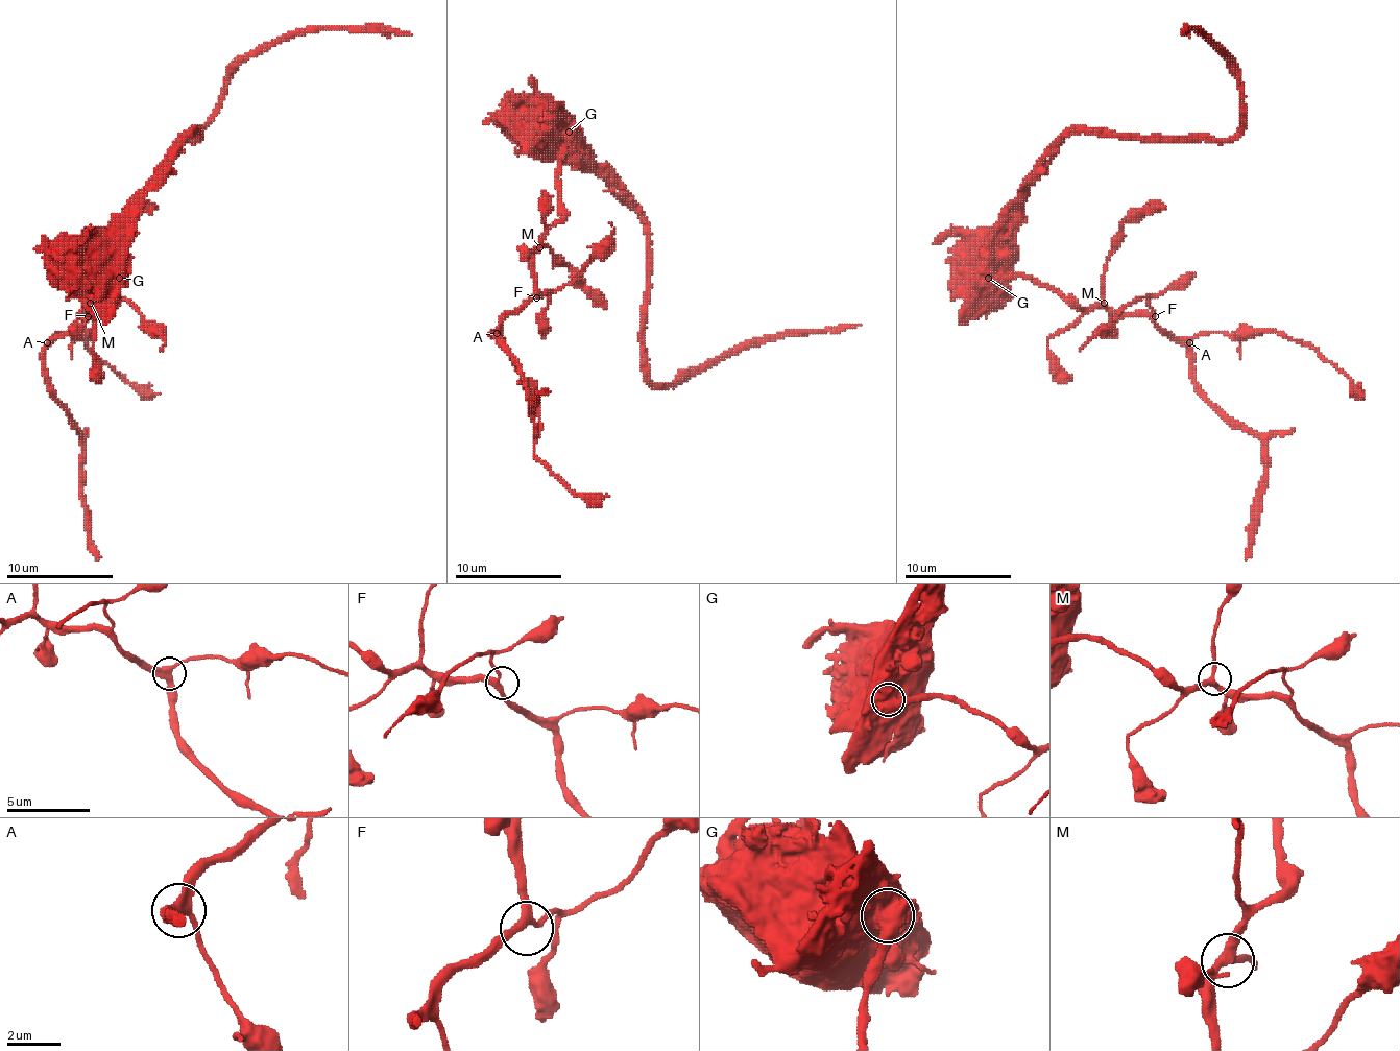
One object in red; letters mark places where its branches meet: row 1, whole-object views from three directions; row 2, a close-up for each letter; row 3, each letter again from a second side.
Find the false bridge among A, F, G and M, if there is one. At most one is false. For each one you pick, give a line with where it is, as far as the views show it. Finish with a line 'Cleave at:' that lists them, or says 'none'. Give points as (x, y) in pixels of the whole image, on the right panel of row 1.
G: place (988, 278)
Cleave at: G

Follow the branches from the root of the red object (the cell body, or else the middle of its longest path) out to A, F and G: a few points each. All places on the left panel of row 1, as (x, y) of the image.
A: (88, 267), (90, 276), (112, 276), (109, 279), (112, 305), (88, 308), (85, 318), (74, 329), (47, 342)
F: (88, 267), (90, 276), (112, 276), (109, 279), (112, 305), (88, 308), (85, 310), (88, 316)
G: (88, 267), (88, 279), (96, 284), (120, 279)

